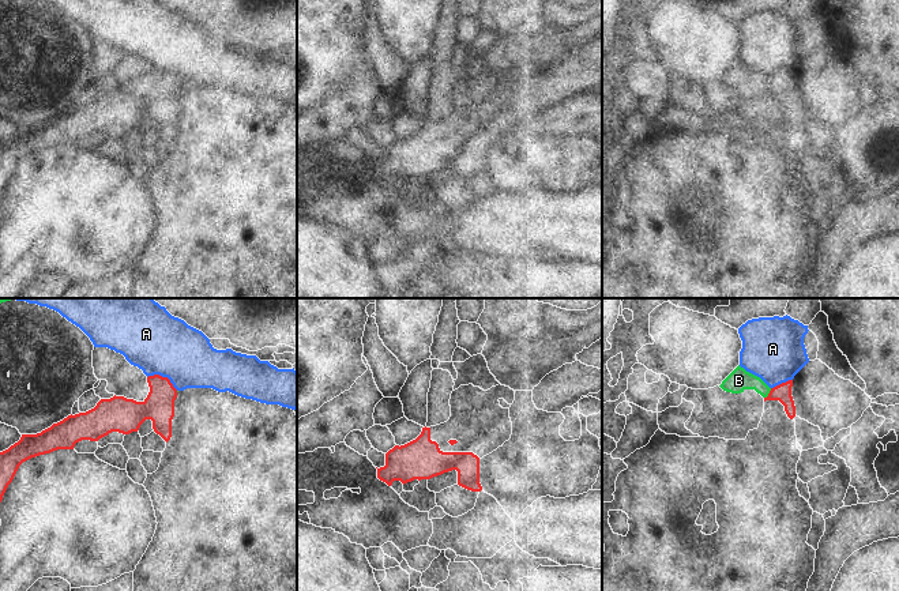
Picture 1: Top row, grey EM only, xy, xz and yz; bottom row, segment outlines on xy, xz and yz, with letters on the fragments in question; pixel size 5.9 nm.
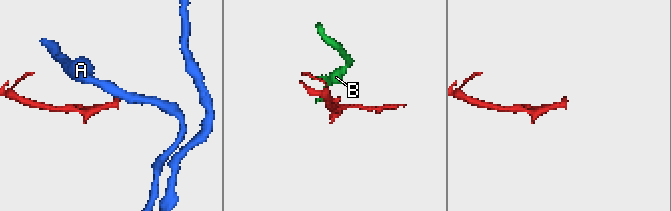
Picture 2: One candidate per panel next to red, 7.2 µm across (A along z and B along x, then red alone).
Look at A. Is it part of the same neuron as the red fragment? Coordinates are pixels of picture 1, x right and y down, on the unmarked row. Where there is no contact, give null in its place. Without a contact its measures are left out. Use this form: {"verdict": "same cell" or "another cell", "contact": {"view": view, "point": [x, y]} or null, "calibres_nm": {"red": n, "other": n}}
{"verdict": "another cell", "contact": {"view": "xy", "point": [164, 72]}, "calibres_nm": {"red": 180, "other": 380}}

